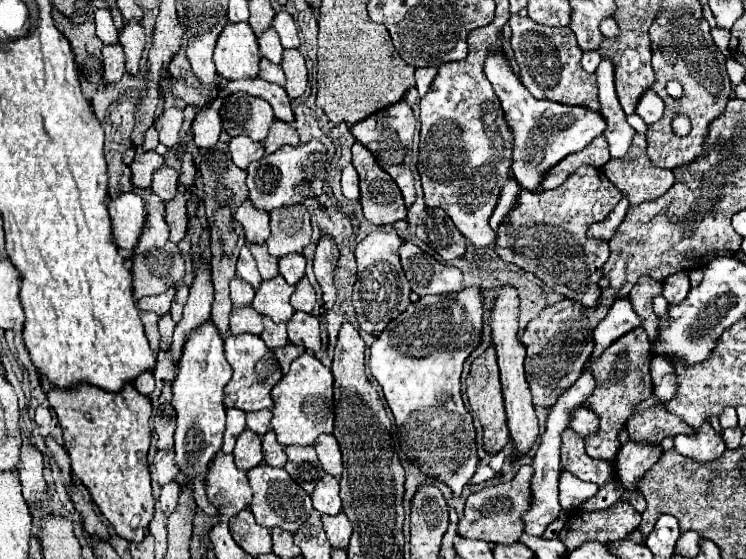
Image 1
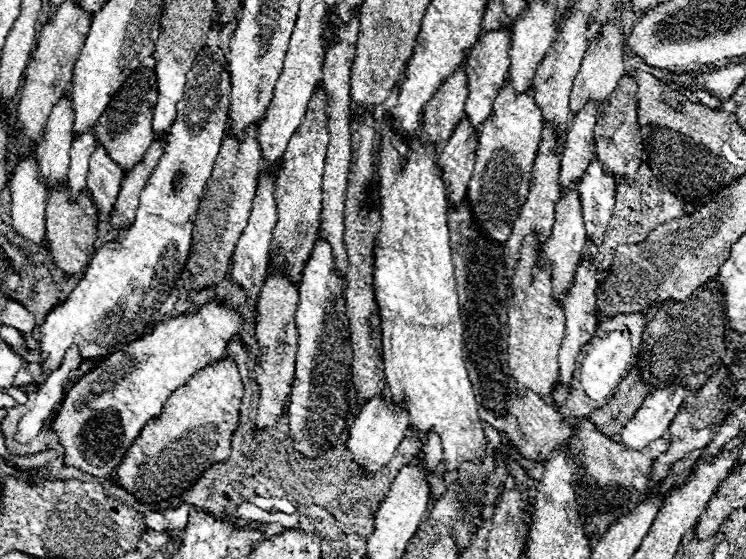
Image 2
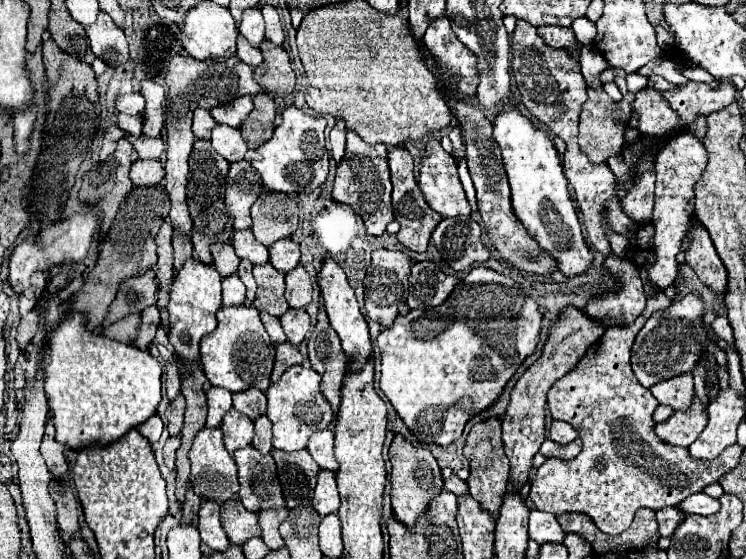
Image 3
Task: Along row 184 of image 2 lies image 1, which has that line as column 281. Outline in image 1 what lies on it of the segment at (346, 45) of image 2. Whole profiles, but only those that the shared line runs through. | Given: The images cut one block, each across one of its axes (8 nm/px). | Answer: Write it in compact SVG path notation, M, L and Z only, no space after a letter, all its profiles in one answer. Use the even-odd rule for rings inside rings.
M262 316L262 322L264 322L264 332L260 334L260 338L266 342L266 346L268 346L268 348L278 348L278 346L288 344L288 336L286 336L286 322L274 324L274 322L272 322L272 318L268 318L268 316Z

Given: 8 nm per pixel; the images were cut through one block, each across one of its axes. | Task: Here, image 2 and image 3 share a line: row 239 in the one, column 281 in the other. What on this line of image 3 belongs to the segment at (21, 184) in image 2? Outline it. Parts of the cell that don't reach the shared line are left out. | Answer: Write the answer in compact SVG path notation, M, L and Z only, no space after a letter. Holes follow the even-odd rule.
M262 6L262 16L266 22L266 38L280 46L284 42L284 28L282 28L278 10L274 6Z

